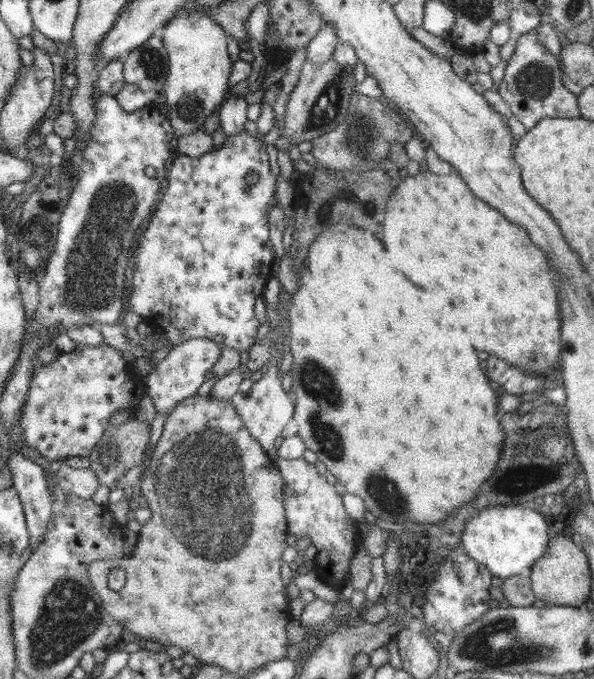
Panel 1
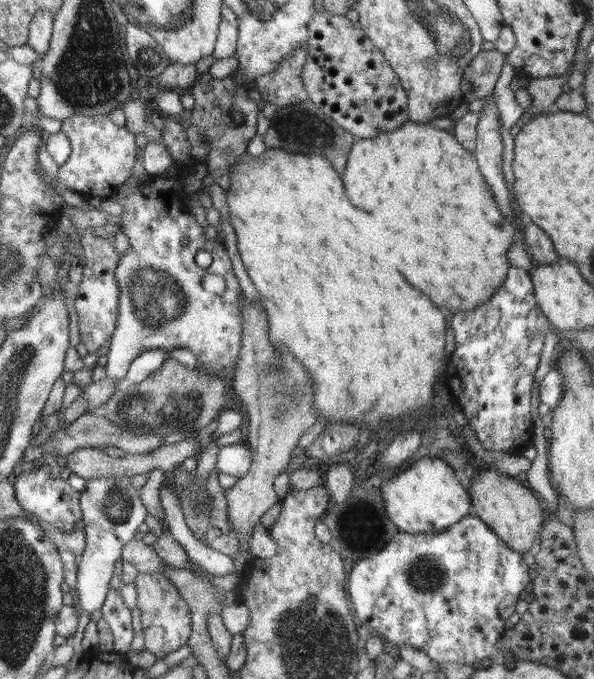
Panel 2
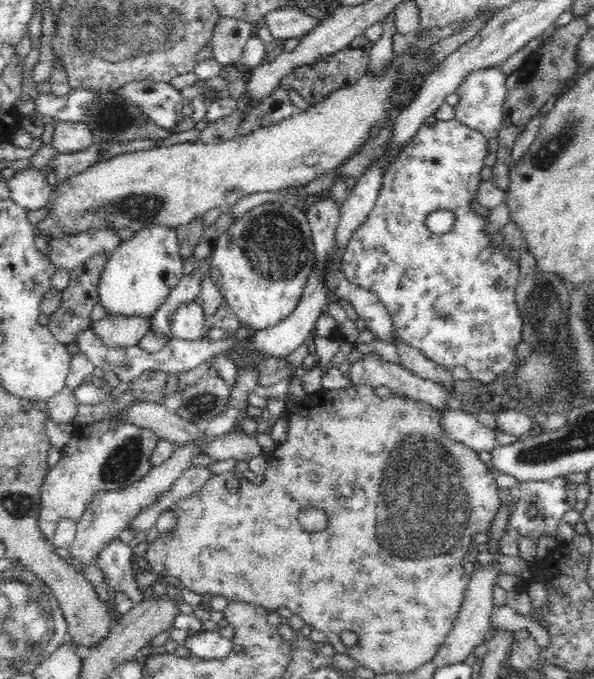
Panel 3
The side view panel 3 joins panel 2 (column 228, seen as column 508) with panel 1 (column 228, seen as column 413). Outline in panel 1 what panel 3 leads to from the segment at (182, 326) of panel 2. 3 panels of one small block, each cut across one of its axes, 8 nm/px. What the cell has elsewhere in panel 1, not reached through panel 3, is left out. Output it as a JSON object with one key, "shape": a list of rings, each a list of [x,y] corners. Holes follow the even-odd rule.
{"shape":[[[247,131],[238,132],[236,136],[226,136],[222,146],[213,148],[204,154],[192,158],[186,154],[174,153],[172,156],[172,168],[167,171],[168,187],[162,196],[162,201],[156,206],[156,210],[150,216],[149,224],[146,230],[138,240],[138,248],[135,251],[134,274],[132,278],[132,294],[130,294],[130,307],[133,312],[140,315],[143,321],[153,324],[158,329],[156,336],[150,343],[151,346],[161,347],[172,343],[173,346],[181,344],[192,338],[204,338],[212,340],[218,347],[224,350],[226,347],[240,351],[248,350],[252,345],[258,342],[257,332],[262,326],[256,319],[254,308],[257,298],[262,298],[267,282],[274,275],[272,264],[275,262],[275,252],[269,237],[269,213],[268,210],[273,202],[276,202],[276,176],[272,175],[268,163],[268,153],[266,153],[266,144],[258,138],[254,138]],[[250,170],[259,174],[258,182],[249,185],[246,182],[246,173]]]}

